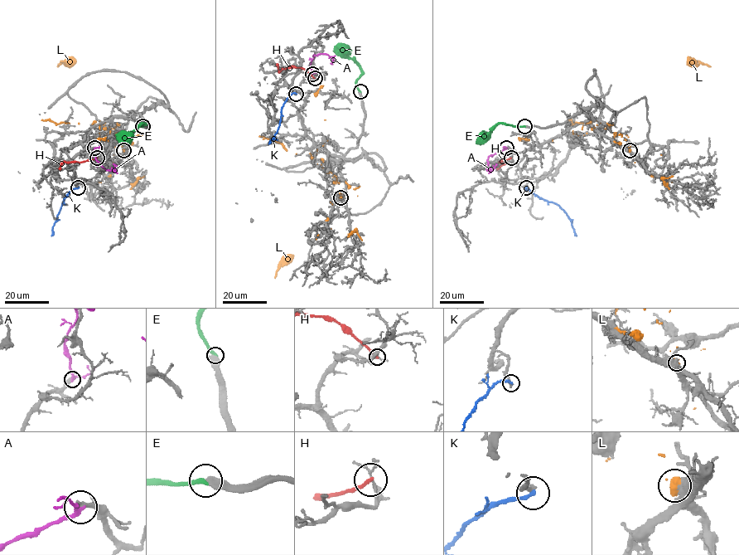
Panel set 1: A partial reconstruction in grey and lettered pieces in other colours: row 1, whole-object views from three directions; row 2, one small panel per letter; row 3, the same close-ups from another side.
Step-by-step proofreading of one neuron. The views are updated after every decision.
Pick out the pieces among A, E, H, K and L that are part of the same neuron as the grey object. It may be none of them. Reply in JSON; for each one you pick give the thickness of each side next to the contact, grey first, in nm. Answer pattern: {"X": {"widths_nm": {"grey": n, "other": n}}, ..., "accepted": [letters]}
{"accepted": []}

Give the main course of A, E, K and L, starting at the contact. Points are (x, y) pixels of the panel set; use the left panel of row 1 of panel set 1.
A: (94, 148), (93, 152), (95, 158), (104, 167), (114, 172), (113, 163)
E: (142, 126), (138, 126), (144, 124), (140, 124), (130, 133), (125, 142), (121, 143)
K: (78, 187), (64, 198), (51, 236)
L: (123, 150), (71, 65), (110, 130), (108, 140), (98, 140), (106, 137)

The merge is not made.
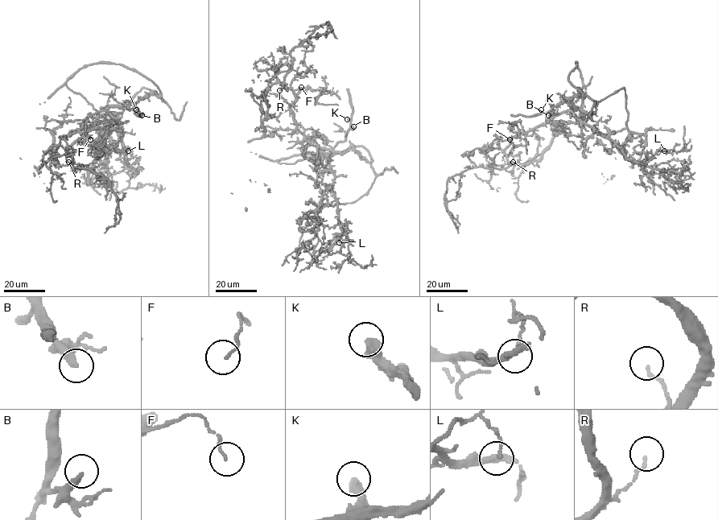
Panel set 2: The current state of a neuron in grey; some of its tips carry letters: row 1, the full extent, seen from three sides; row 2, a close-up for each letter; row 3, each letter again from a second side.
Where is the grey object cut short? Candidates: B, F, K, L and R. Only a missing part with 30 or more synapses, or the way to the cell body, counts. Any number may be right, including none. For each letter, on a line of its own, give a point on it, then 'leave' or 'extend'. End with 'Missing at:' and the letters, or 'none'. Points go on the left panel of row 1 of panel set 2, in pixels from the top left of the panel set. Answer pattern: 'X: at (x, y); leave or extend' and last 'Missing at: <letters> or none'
B: at (142, 115); leave
F: at (90, 139); leave
K: at (136, 109); leave
L: at (128, 150); leave
R: at (68, 162); leave
Missing at: none

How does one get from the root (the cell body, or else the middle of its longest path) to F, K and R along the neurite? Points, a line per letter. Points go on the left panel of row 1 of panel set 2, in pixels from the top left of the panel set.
F: (92, 114), (79, 130), (84, 133), (83, 137), (88, 135), (90, 139)
K: (92, 114), (109, 106), (121, 106), (127, 101), (134, 102), (138, 113), (136, 109)
R: (92, 114), (79, 130), (84, 134), (68, 150), (73, 163), (71, 165), (68, 162)

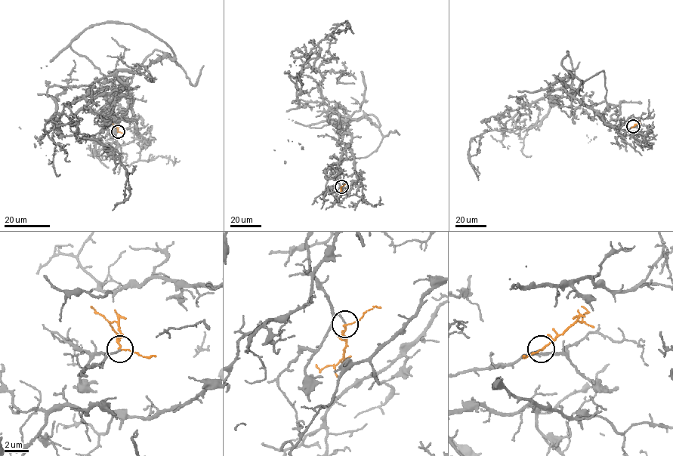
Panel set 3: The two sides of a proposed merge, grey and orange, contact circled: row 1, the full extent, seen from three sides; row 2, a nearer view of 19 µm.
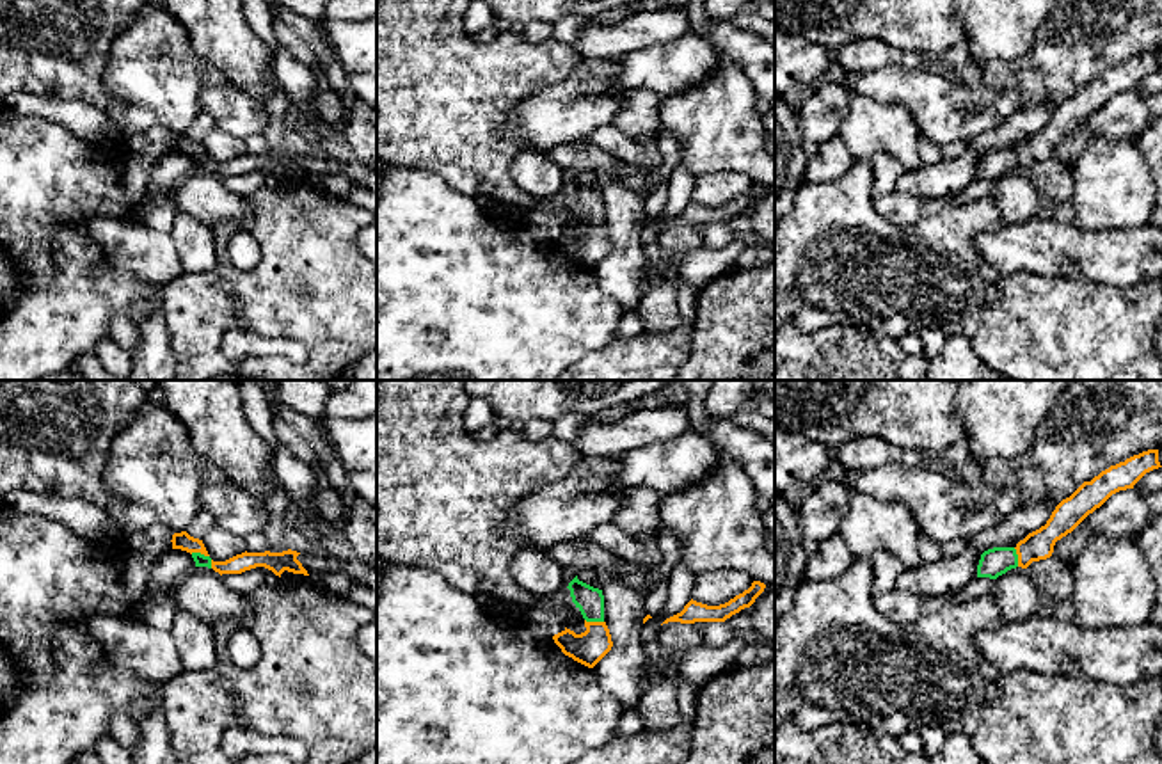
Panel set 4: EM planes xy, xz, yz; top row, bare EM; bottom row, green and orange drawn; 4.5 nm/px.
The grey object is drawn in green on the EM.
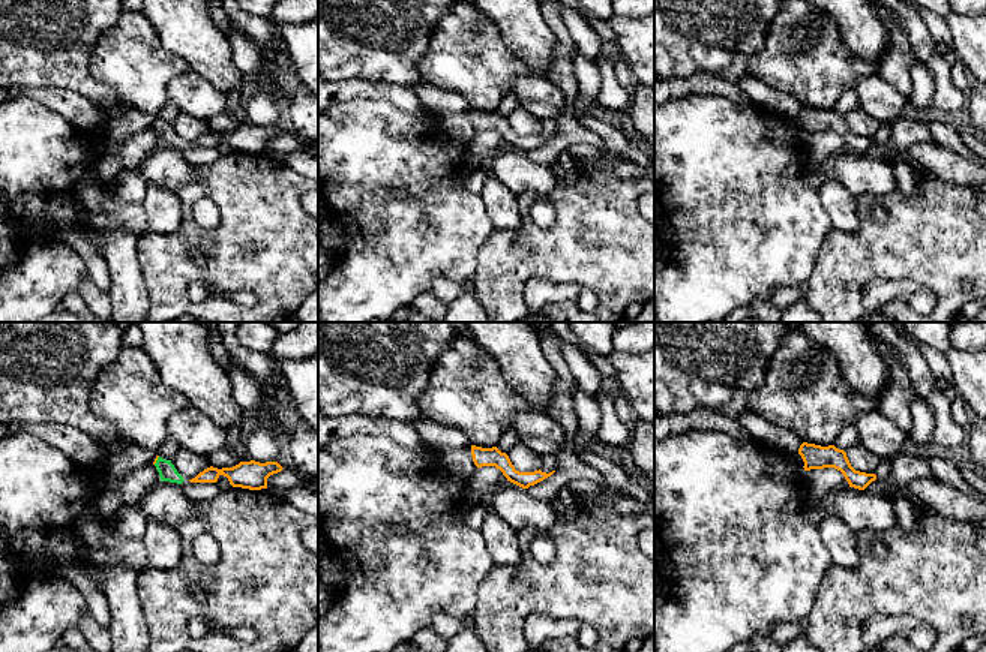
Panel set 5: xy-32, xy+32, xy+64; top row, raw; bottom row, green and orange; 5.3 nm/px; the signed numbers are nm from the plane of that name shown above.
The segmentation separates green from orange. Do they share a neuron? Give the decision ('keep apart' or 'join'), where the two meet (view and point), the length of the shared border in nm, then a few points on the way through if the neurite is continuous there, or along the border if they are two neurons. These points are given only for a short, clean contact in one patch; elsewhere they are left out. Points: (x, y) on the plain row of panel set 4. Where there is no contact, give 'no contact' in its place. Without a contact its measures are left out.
join; meets green in xz at (594, 222); contact 90 nm long; runs through xz (590, 203), (594, 222), (594, 244), (588, 249)

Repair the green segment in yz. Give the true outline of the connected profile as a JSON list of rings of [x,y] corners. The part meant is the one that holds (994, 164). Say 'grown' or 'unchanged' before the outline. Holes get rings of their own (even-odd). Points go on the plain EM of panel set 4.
grown; [[[1148,52],[1102,73],[1063,101],[1039,131],[1029,135],[1015,149],[993,149],[981,156],[977,179],[997,181],[1011,171],[1027,171],[1032,163],[1047,162],[1057,142],[1071,135],[1089,115],[1112,96],[1134,87],[1150,73],[1162,69],[1158,52]]]

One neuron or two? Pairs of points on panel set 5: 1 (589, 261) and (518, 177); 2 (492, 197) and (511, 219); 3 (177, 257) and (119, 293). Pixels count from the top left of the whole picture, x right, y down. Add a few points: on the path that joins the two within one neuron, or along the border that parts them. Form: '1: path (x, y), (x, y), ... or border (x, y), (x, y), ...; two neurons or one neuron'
1: border (538, 194), (523, 191), (517, 195); two neurons
2: path (497, 203), (505, 213); one neuron
3: border (135, 245), (149, 306); two neurons

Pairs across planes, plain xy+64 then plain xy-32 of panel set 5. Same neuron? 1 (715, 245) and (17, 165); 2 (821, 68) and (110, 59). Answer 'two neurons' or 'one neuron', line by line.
1: one neuron
2: one neuron

